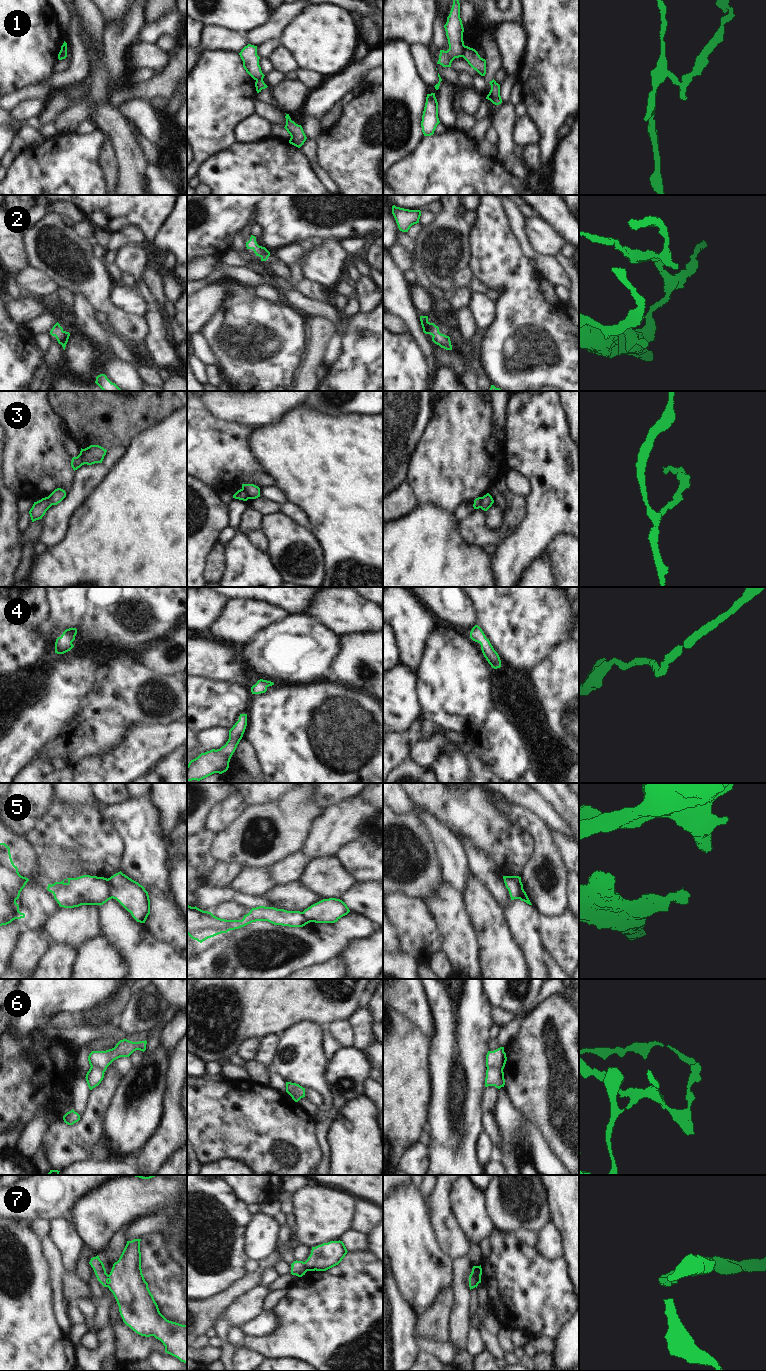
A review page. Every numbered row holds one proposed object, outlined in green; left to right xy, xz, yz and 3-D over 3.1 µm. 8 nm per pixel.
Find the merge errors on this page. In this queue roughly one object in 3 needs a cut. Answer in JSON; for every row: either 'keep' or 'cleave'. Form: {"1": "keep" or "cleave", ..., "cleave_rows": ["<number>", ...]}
{"1": "cleave", "2": "keep", "3": "cleave", "4": "keep", "5": "cleave", "6": "cleave", "7": "cleave", "cleave_rows": ["1", "3", "5", "6", "7"]}

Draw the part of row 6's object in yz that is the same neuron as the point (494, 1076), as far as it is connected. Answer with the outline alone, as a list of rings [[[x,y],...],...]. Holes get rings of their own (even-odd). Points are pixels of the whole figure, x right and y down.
[[[489,1068],[486,1070],[485,1087],[495,1086],[500,1089],[504,1087],[504,1072],[500,1068]]]

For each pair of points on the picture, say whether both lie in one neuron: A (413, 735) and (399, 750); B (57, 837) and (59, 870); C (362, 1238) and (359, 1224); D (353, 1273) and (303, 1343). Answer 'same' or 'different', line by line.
A: same
B: different
C: different
D: same

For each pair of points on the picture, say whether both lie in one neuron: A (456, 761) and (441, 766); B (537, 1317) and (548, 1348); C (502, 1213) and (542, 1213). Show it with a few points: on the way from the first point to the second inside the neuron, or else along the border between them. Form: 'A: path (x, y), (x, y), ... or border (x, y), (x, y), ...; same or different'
A: path (452, 765), (445, 766); same
B: border (530, 1336), (546, 1335), (552, 1339); different
C: path (512, 1213), (532, 1213); same

